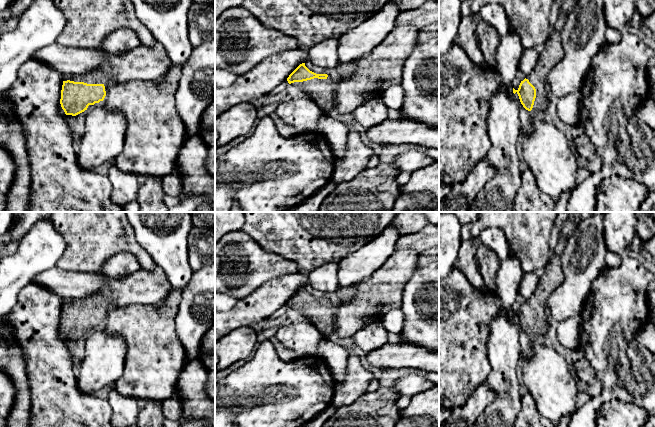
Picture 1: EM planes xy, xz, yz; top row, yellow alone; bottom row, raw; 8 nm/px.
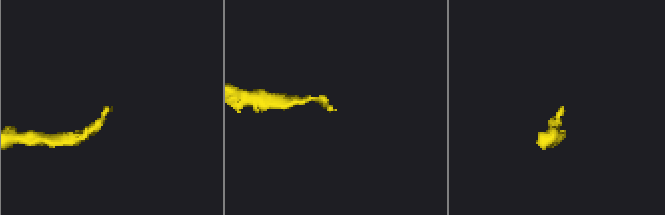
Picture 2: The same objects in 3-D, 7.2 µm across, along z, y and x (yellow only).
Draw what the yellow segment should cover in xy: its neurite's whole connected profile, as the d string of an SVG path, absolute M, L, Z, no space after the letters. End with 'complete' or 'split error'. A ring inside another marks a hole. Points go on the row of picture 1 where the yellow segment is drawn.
M105 69L64 76L60 104L65 114L76 116L103 102L110 79Z; split error

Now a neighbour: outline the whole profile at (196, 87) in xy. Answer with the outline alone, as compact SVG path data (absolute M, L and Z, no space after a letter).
M215 37L193 48L182 67L175 96L186 139L198 135L203 112L215 99Z

